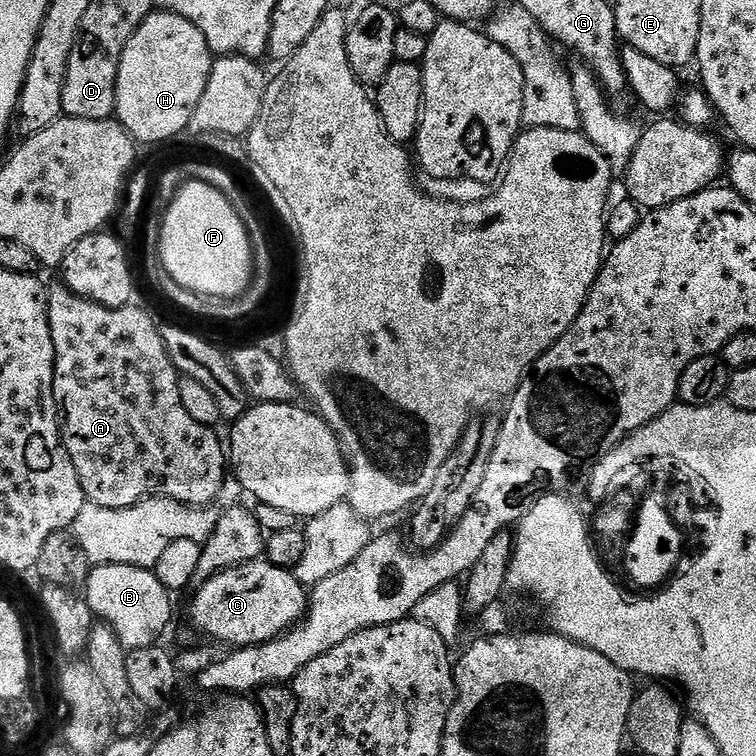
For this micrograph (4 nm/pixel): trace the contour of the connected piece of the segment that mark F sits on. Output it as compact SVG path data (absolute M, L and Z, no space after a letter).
M190 180L181 183L181 188L175 189L170 203L162 216L160 225L160 255L159 263L164 263L163 271L178 286L186 290L196 292L200 296L217 296L232 300L235 296L241 296L252 283L254 275L254 255L252 247L254 241L248 234L248 226L242 222L238 209L228 201L214 186L206 182Z

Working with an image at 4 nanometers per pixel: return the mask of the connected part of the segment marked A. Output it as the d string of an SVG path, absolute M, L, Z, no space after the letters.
M56 282L48 288L48 321L50 322L50 338L54 342L54 398L60 413L60 436L64 439L64 448L70 454L70 462L74 462L74 470L78 474L78 482L82 486L87 503L106 506L114 510L122 510L134 506L149 496L170 498L174 502L182 502L191 508L212 506L220 499L220 491L226 475L226 448L220 445L213 429L202 422L194 422L190 414L182 406L182 397L178 394L180 373L174 362L170 362L170 354L166 350L166 342L160 333L161 325L144 308L136 308L135 303L124 308L107 308L93 300L74 295L64 283Z

